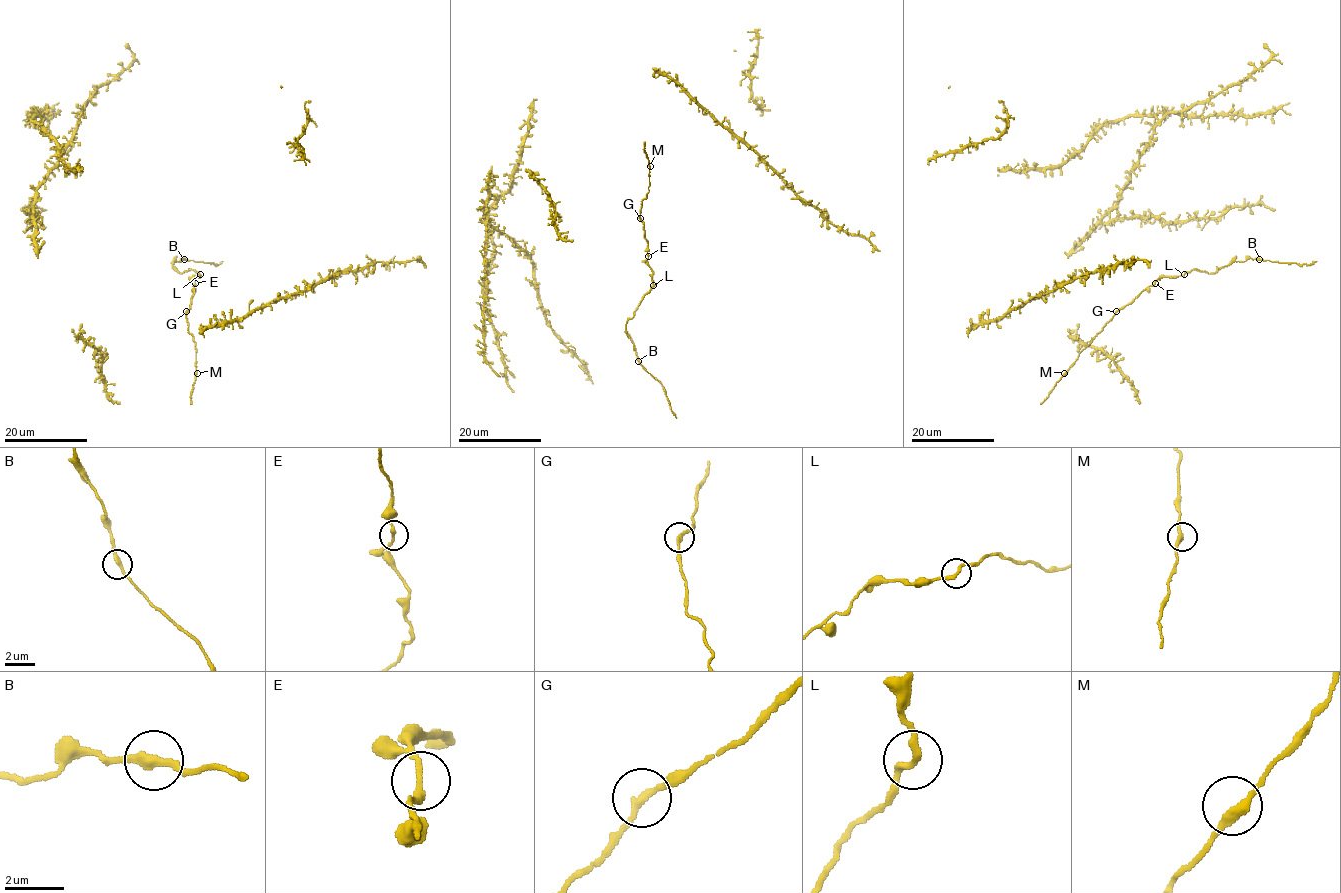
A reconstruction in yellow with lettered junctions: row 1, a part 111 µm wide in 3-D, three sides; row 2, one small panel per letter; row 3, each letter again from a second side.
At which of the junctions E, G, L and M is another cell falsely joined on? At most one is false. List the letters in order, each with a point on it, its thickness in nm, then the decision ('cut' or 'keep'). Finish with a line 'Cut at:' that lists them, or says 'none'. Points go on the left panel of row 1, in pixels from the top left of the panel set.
E: place (195, 283); calibre 200 nm; keep
G: place (186, 311); calibre 220 nm; keep
L: place (200, 274); calibre 240 nm; cut
M: place (197, 373); calibre 280 nm; keep
Cut at: L

